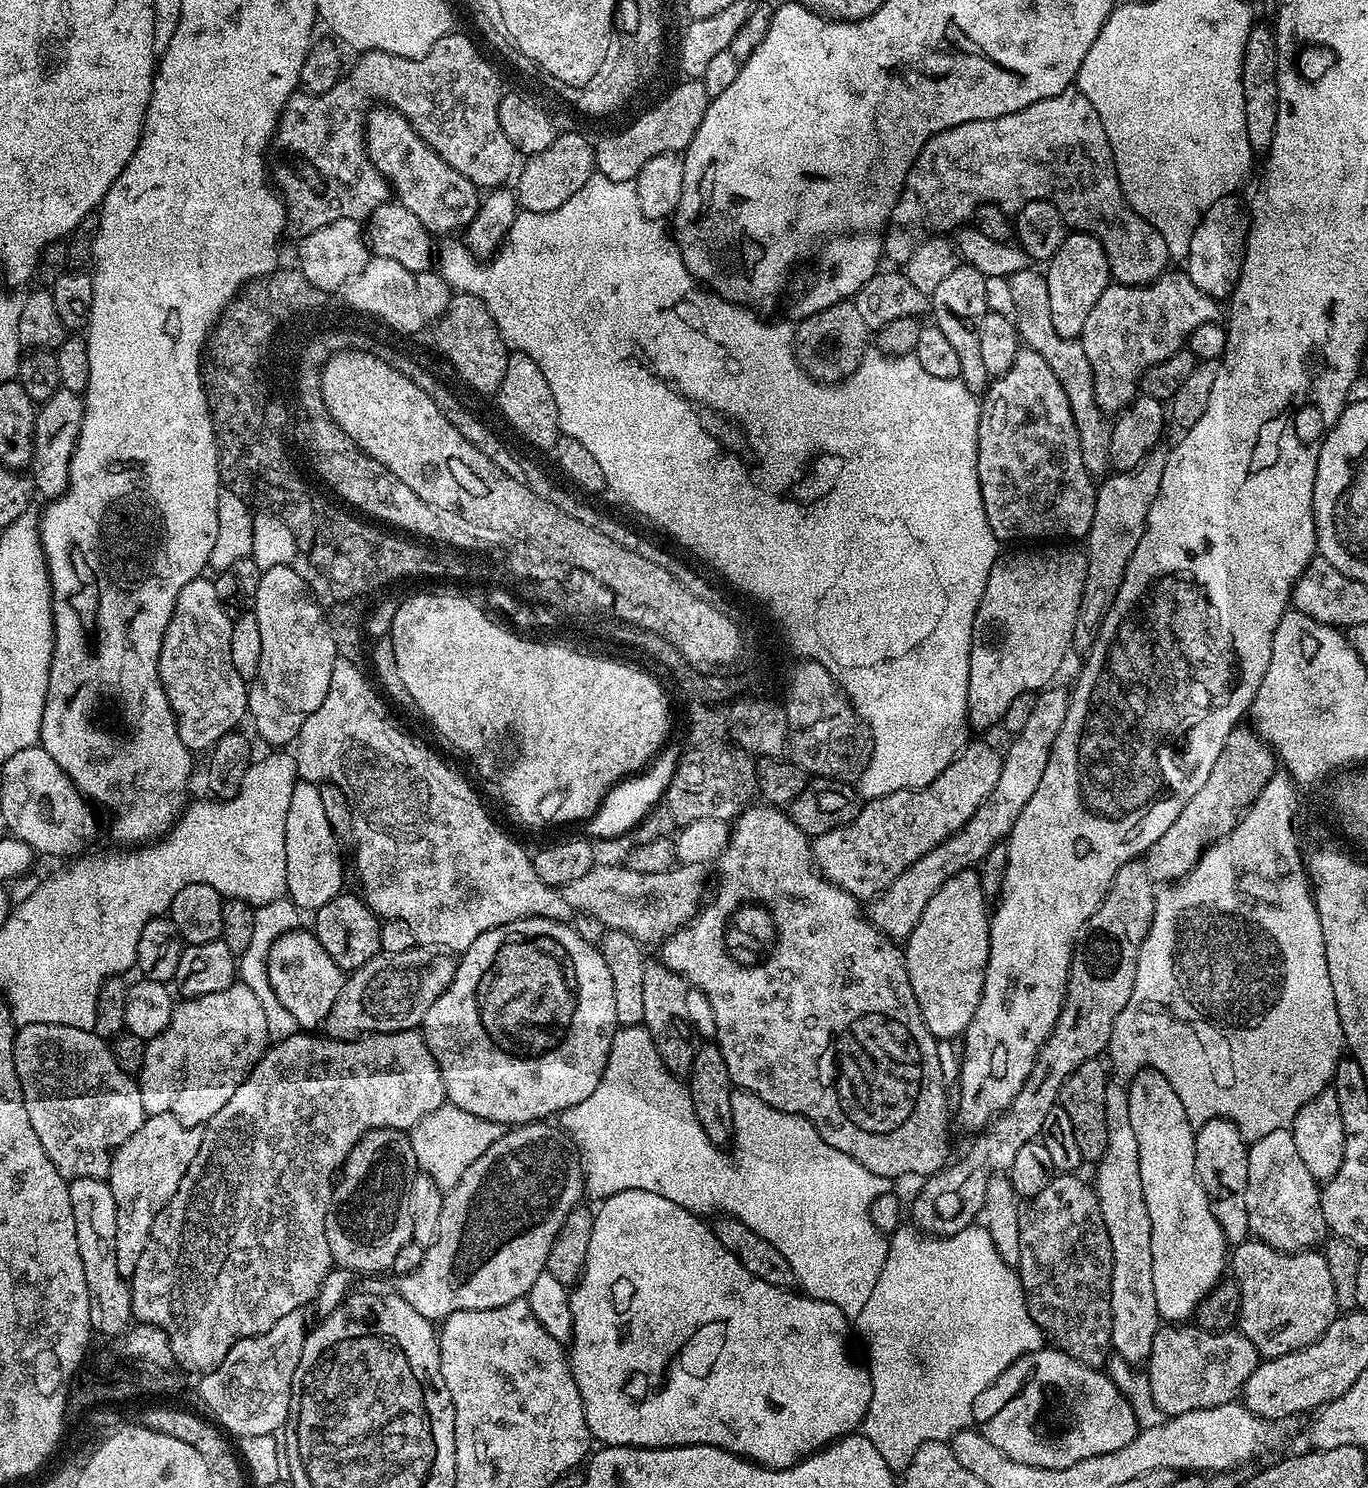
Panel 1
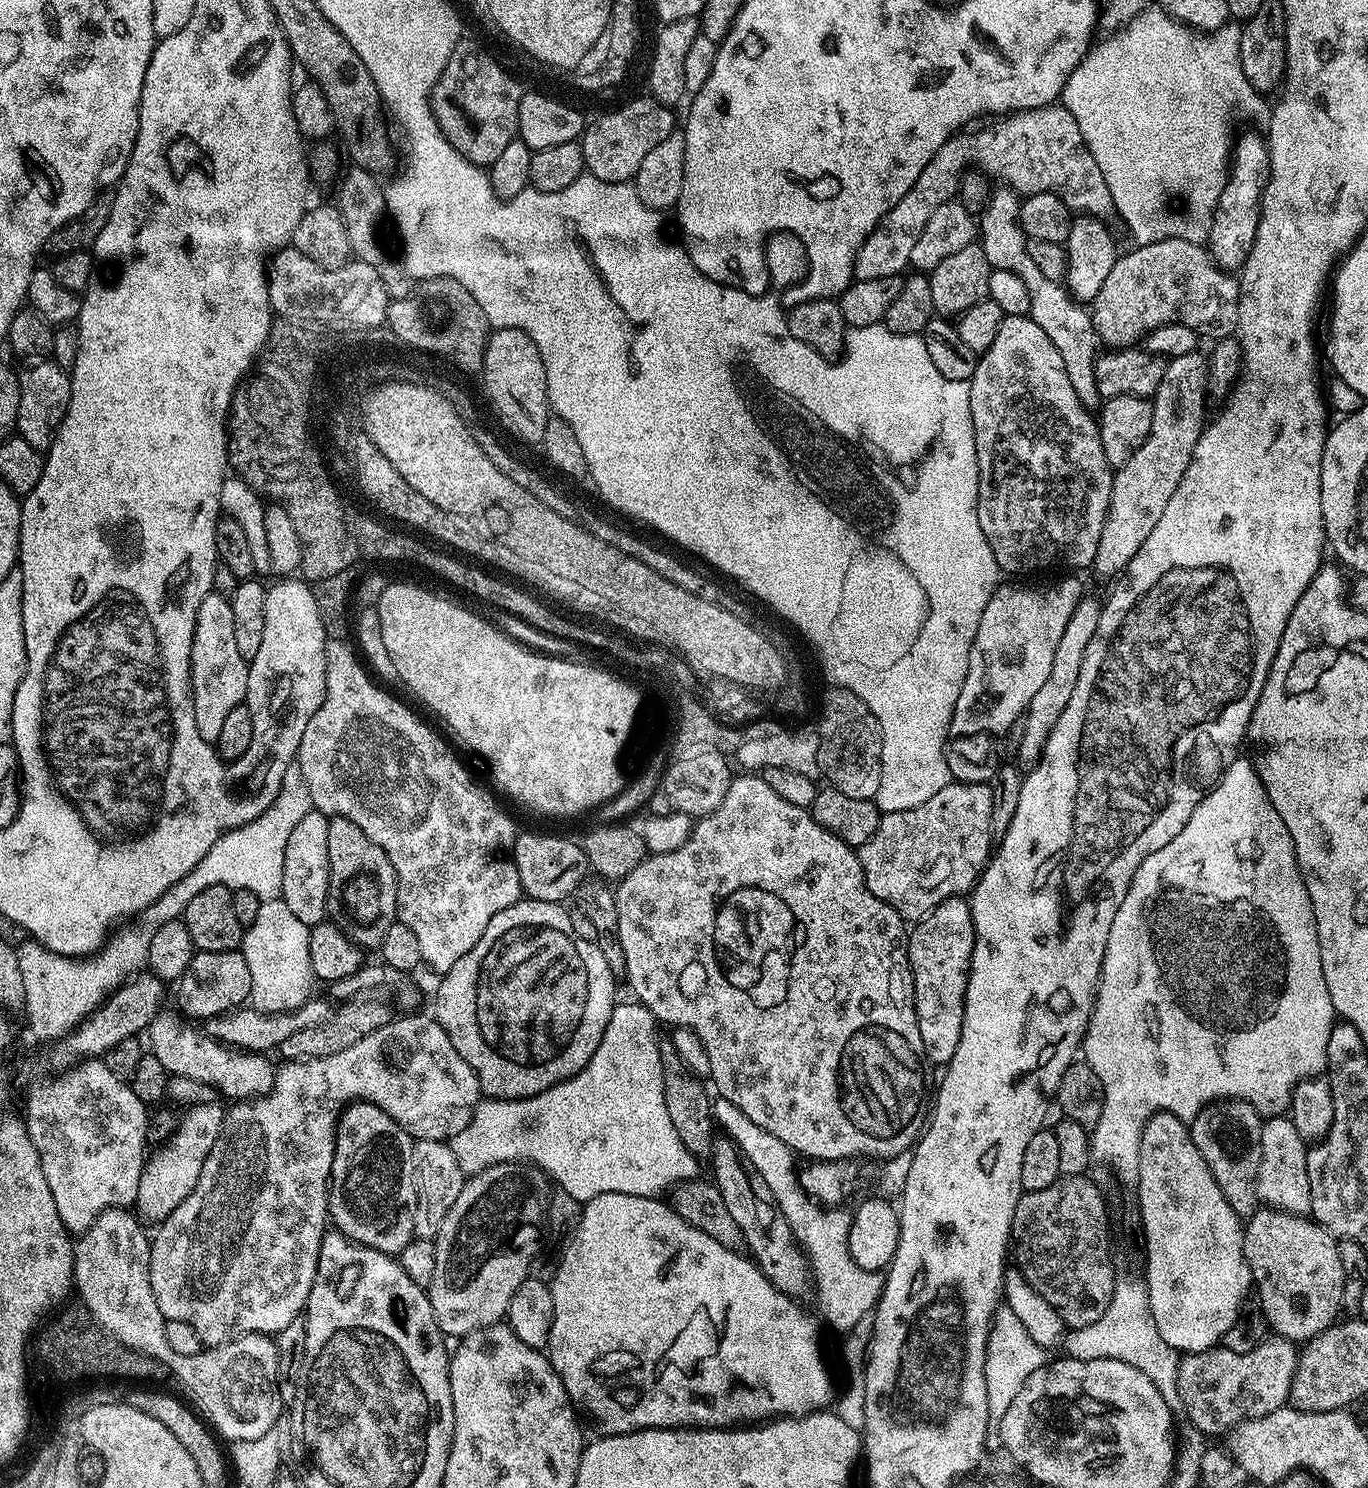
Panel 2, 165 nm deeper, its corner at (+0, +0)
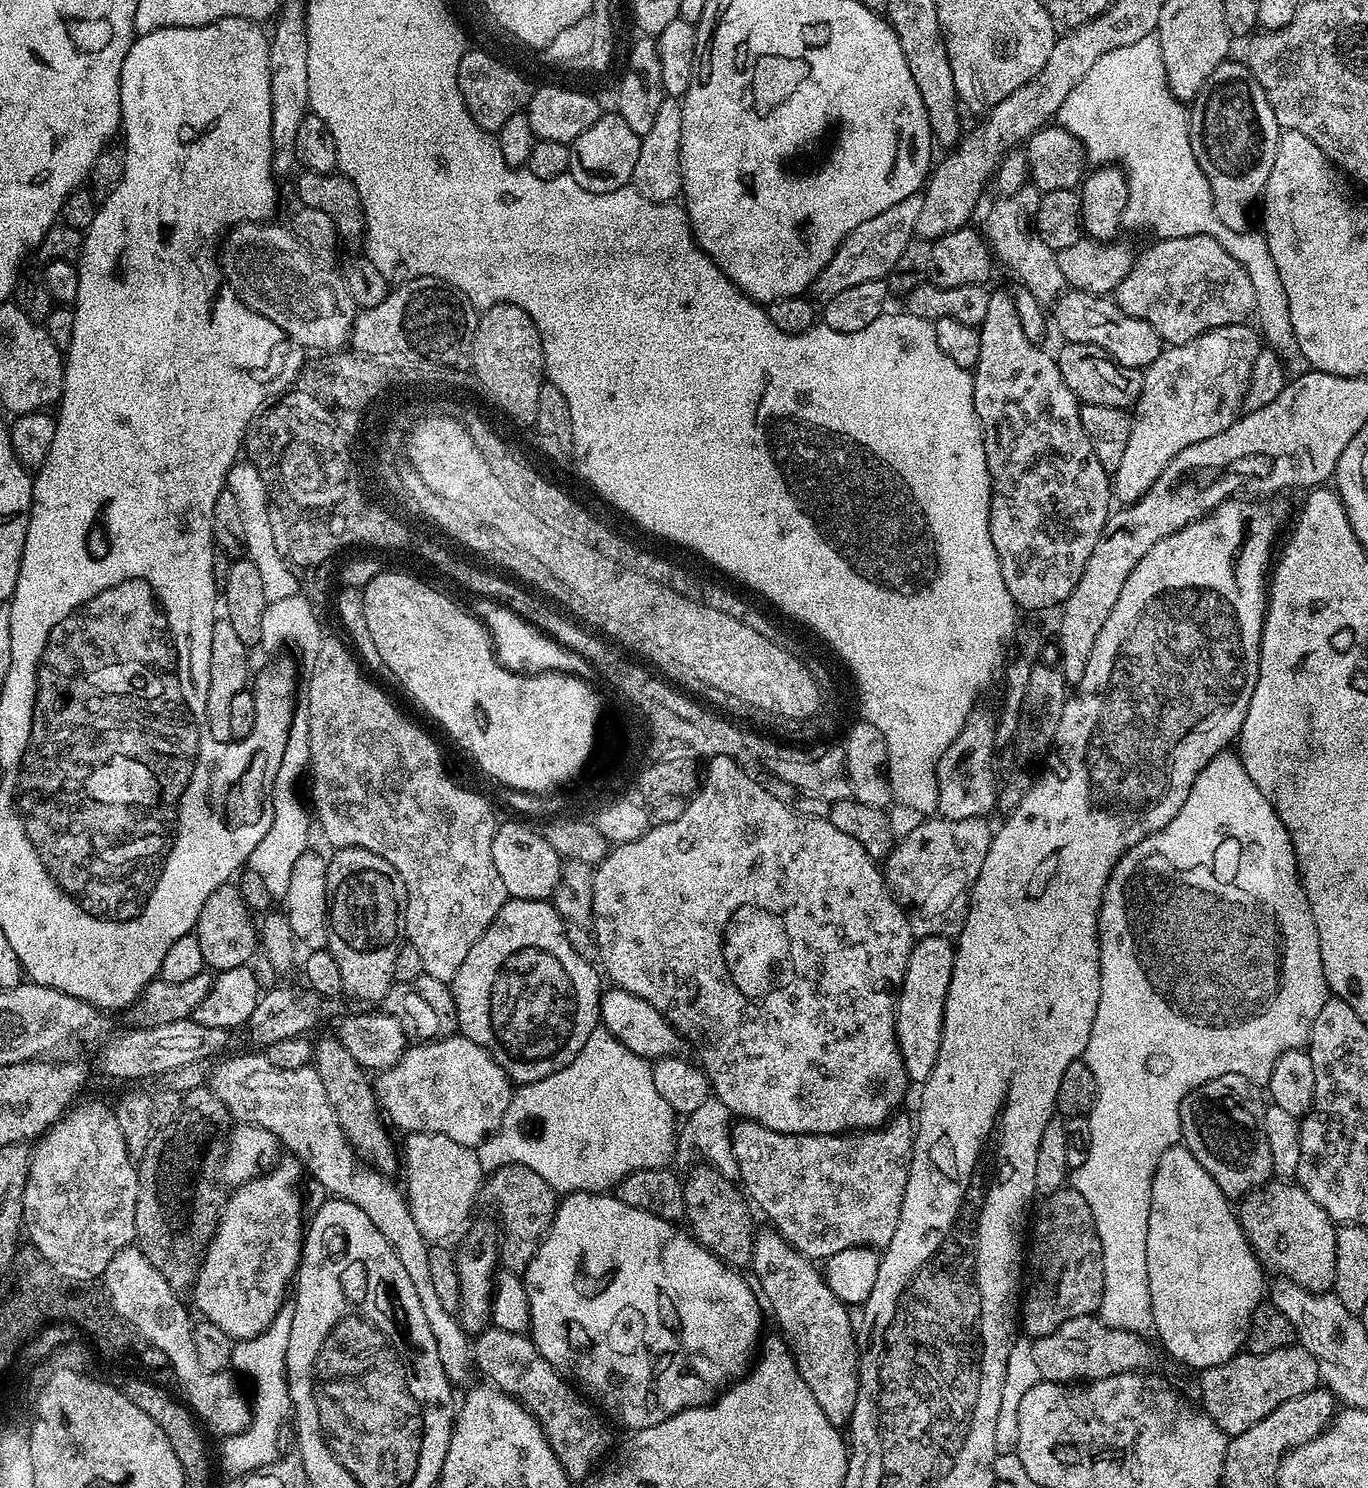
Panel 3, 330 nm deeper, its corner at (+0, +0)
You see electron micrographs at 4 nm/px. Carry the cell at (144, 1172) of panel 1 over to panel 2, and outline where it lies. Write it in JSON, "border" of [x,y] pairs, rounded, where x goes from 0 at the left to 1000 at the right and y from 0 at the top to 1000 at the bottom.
{"border":[[[159,742],[140,743],[135,747],[137,748],[129,755],[129,760],[118,768],[120,769],[114,775],[112,774],[106,779],[104,792],[101,794],[101,805],[98,810],[103,821],[109,823],[111,822],[111,824],[116,823],[142,800],[142,797],[145,797],[151,778],[156,773],[156,767],[159,767],[161,760],[164,759],[165,747]]]}

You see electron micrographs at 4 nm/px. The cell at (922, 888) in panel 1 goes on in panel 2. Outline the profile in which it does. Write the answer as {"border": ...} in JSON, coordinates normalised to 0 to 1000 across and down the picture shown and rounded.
{"border":[[[798,399],[792,401],[788,407],[785,407],[785,413],[782,413],[782,418],[779,418],[779,423],[770,436],[770,445],[768,447],[768,453],[764,460],[757,465],[756,469],[753,469],[751,478],[748,479],[750,483],[750,491],[747,495],[747,501],[742,509],[746,514],[754,515],[760,511],[768,496],[768,491],[773,488],[773,483],[776,483],[776,477],[779,477],[779,472],[782,472],[782,466],[785,466],[785,460],[788,459],[788,452],[791,451],[791,442],[794,442],[794,434],[797,434],[797,429],[800,429],[800,423],[803,423],[805,408],[805,404],[801,404]]]}

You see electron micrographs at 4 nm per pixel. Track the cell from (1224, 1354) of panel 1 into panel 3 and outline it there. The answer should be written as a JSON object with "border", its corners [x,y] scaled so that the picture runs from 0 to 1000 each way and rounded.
{"border":[[[950,905],[935,906],[928,910],[919,911],[909,907],[890,918],[879,920],[876,925],[876,943],[880,950],[887,953],[887,956],[899,966],[914,961],[917,956],[923,956],[923,953],[934,948],[937,942],[943,942],[943,940],[949,940],[965,930],[963,915],[961,915],[961,910]]]}

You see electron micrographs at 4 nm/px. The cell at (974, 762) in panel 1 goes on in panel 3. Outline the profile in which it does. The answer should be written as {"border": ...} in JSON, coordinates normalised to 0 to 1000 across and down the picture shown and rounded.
{"border":[[[713,548],[702,551],[691,551],[675,550],[673,554],[670,554],[661,563],[654,565],[654,569],[645,579],[645,585],[646,593],[654,603],[656,608],[664,616],[664,621],[667,624],[667,630],[692,629],[701,630],[705,624],[705,618],[708,614],[708,603],[711,599],[711,593],[718,585],[718,579],[721,579],[721,574],[724,571],[726,554],[722,554],[721,550]]]}

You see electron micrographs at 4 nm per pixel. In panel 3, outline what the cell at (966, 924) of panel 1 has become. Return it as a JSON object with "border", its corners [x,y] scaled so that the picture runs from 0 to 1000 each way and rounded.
{"border":[[[673,629],[667,634],[667,640],[662,647],[661,659],[658,661],[655,670],[655,699],[658,701],[658,710],[664,726],[670,730],[675,729],[675,726],[680,724],[680,719],[683,719],[683,716],[686,714],[692,668],[694,665],[694,657],[697,652],[698,643],[699,638],[694,630]]]}

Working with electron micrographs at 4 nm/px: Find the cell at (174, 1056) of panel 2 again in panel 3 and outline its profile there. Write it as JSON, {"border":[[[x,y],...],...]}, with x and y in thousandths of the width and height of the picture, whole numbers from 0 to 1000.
{"border":[[[195,709],[190,710],[170,710],[167,712],[162,712],[158,718],[154,720],[154,731],[159,738],[168,746],[170,753],[176,755],[185,755],[189,758],[197,759],[202,763],[204,768],[211,772],[213,776],[219,780],[221,787],[225,788],[240,800],[240,804],[246,806],[252,806],[262,813],[268,813],[270,816],[270,821],[276,824],[276,829],[285,835],[288,843],[291,843],[291,848],[297,853],[300,858],[300,862],[303,864],[303,868],[306,869],[306,875],[308,877],[308,883],[311,883],[311,888],[317,897],[317,905],[320,905],[320,915],[323,915],[323,921],[331,931],[341,931],[346,925],[346,906],[344,903],[344,898],[339,894],[336,886],[329,880],[325,880],[320,869],[317,867],[317,861],[314,860],[314,836],[308,829],[306,829],[306,823],[303,822],[303,816],[300,816],[296,802],[292,801],[286,796],[283,790],[279,789],[271,784],[267,784],[262,779],[260,773],[256,770],[250,757],[247,754],[247,749],[244,749],[244,743],[241,743],[241,738],[238,738],[238,733],[235,730],[235,724],[232,724],[230,717],[226,716],[218,719],[203,719],[200,714],[197,714]]]}

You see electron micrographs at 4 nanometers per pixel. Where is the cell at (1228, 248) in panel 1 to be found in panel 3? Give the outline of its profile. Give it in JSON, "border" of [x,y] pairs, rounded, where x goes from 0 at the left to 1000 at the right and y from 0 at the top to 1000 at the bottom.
{"border":[[[898,39],[890,44],[887,50],[882,52],[879,60],[871,71],[870,83],[873,106],[885,122],[890,147],[893,152],[899,152],[899,155],[903,156],[913,155],[912,147],[915,145],[915,136],[917,134],[919,136],[923,132],[928,114],[931,114],[931,103],[934,103],[937,87],[931,79],[931,74],[928,74],[925,60],[920,58],[920,52],[917,52],[912,42],[906,41],[906,43],[903,39]]]}

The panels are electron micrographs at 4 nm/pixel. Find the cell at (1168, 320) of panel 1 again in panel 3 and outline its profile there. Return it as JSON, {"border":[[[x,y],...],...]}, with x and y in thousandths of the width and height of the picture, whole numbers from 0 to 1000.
{"border":[[[867,159],[846,161],[836,170],[833,170],[827,178],[826,184],[820,187],[816,194],[814,201],[823,211],[829,214],[835,214],[844,219],[848,225],[857,230],[872,228],[878,223],[884,223],[893,219],[910,217],[917,210],[918,198],[917,190],[914,190],[914,184],[887,160]]]}

